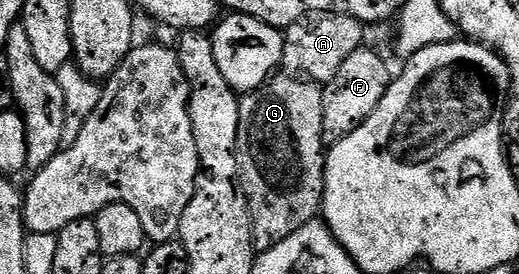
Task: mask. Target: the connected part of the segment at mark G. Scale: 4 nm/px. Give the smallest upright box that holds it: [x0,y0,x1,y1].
[236,75,324,251]

